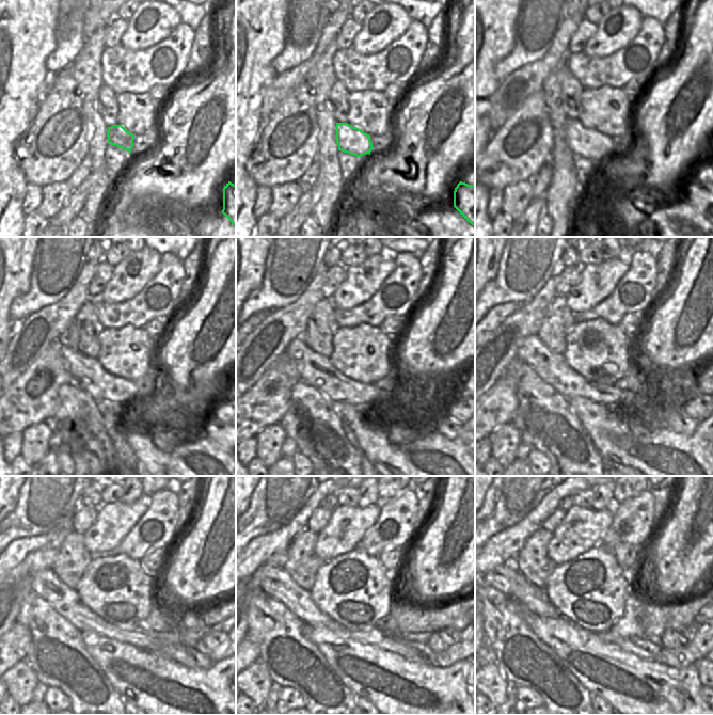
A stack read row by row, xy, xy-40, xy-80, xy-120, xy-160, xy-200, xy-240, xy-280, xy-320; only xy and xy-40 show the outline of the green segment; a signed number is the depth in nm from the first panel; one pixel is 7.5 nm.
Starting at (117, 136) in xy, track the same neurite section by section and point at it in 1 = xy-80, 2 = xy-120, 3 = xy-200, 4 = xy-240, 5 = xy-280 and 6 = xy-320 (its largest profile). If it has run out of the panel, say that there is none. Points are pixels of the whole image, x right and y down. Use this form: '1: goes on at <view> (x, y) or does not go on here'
1: goes on at xy-80 (587, 143)
2: goes on at xy-120 (92, 378)
3: goes on at xy-200 (553, 368)
4: goes on at xy-240 (65, 601)
5: goes on at xy-280 (275, 583)
6: goes on at xy-320 (506, 578)

